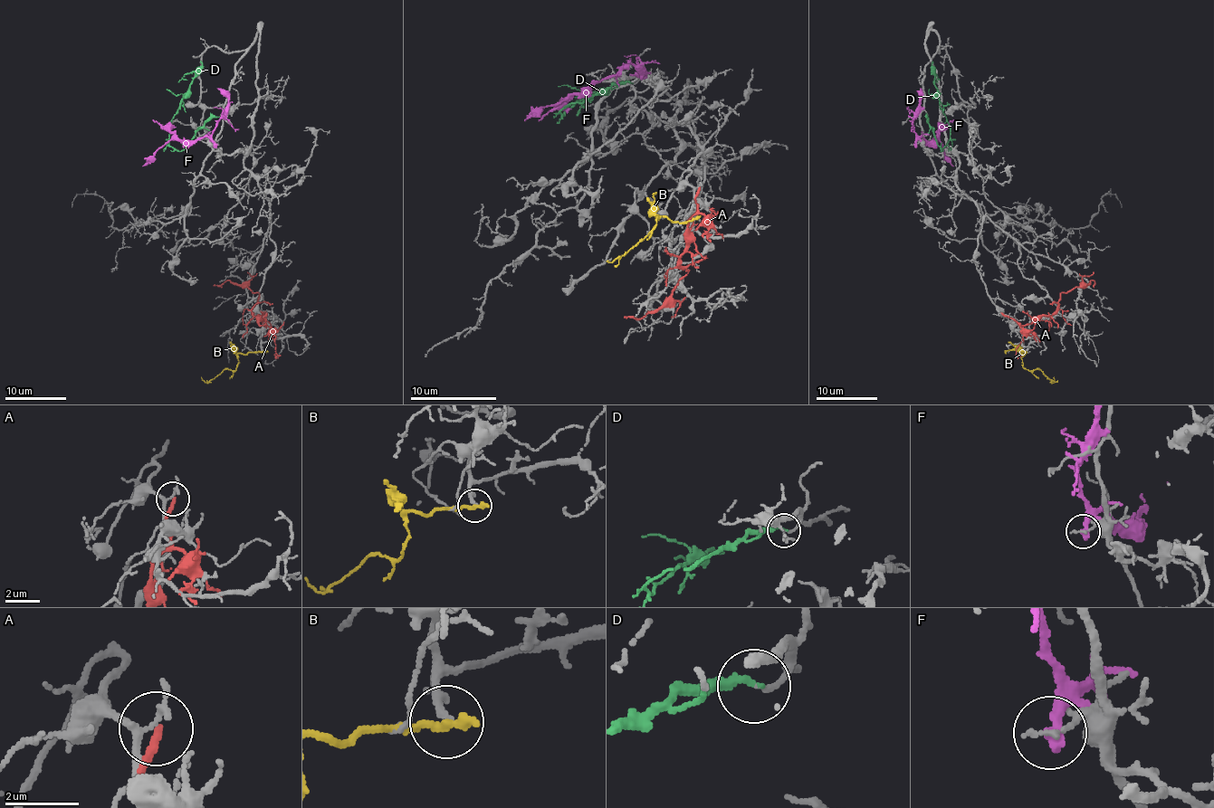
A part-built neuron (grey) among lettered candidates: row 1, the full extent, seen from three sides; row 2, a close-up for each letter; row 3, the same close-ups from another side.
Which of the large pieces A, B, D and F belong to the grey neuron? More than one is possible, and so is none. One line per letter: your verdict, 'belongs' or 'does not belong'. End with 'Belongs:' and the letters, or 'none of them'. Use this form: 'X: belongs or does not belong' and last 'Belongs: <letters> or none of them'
A: does not belong
B: does not belong
D: belongs
F: does not belong
Belongs: D

